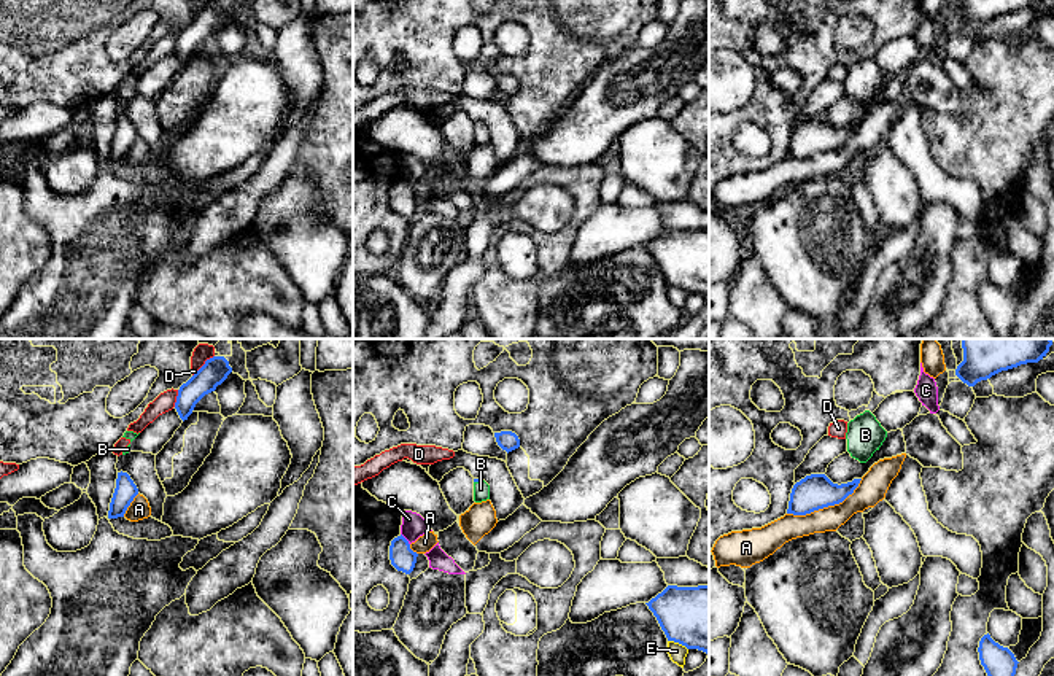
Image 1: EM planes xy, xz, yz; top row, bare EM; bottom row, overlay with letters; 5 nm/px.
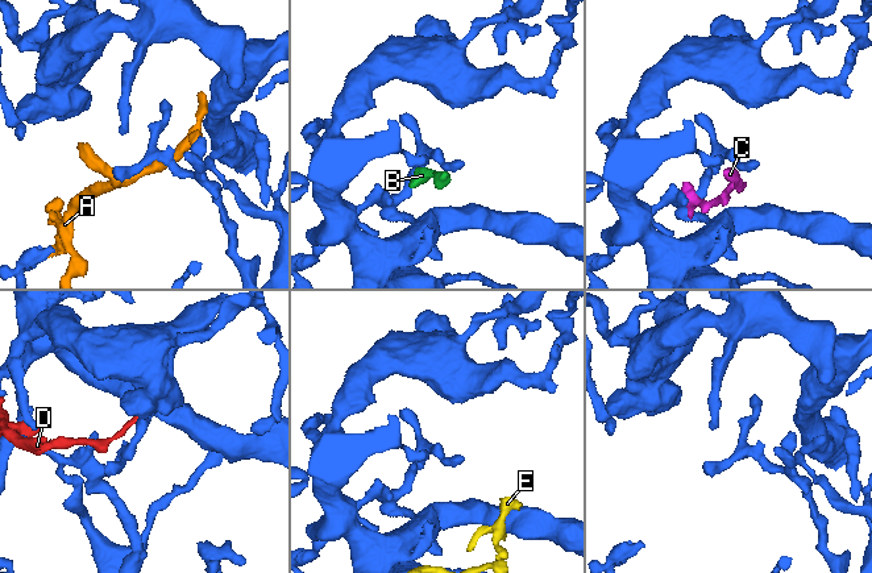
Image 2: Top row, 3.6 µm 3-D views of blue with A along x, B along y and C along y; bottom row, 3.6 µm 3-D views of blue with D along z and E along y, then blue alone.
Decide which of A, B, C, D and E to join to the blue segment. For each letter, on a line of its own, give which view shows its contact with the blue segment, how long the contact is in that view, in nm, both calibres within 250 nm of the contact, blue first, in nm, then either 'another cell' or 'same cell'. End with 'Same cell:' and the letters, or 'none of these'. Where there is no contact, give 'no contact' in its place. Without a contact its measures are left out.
A: meets blue in yz; contact 420 nm long; 180 nm thick on the blue side, 140 nm on the other; another cell
B: meets blue in xz; contact 50 nm long; 20 nm thick on the blue side, 80 nm on the other; same cell
C: meets blue in xz; contact 80 nm long; 120 nm thick on the blue side, 120 nm on the other; another cell
D: meets blue in xy; contact 150 nm long; 140 nm thick on the blue side, 60 nm on the other; another cell
E: meets blue in xz; contact 120 nm long; 340 nm thick on the blue side, 90 nm on the other; another cell
Same cell: B

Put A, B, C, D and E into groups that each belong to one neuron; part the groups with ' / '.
A / B / C D / E

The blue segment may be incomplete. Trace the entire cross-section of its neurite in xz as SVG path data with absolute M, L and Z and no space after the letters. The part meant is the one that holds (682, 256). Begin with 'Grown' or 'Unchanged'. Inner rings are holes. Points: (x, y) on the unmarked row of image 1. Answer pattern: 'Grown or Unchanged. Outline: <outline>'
Unchanged. Outline: M668 229L645 248L668 285L709 297L709 229Z

